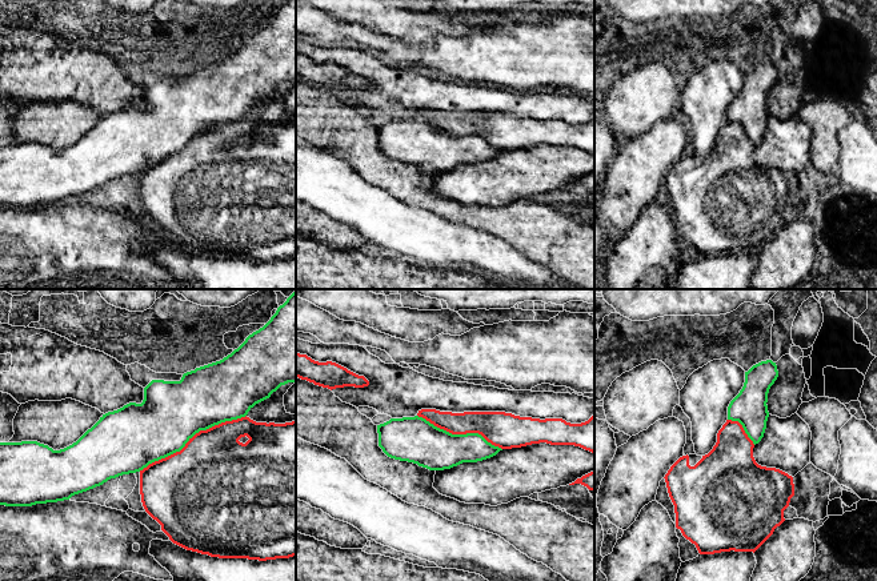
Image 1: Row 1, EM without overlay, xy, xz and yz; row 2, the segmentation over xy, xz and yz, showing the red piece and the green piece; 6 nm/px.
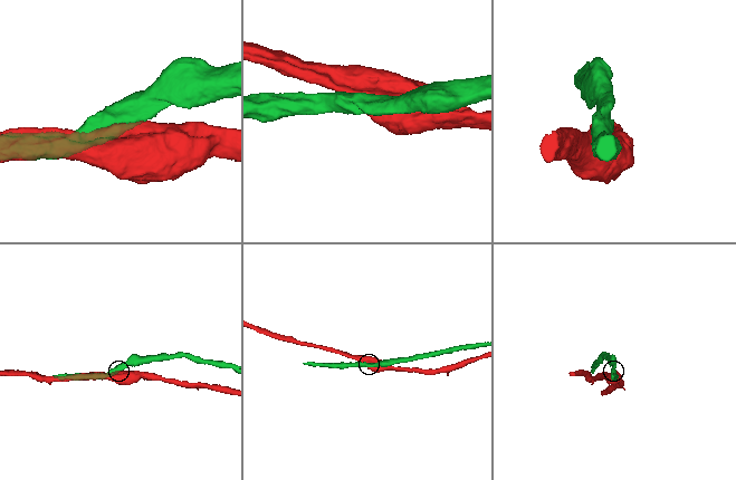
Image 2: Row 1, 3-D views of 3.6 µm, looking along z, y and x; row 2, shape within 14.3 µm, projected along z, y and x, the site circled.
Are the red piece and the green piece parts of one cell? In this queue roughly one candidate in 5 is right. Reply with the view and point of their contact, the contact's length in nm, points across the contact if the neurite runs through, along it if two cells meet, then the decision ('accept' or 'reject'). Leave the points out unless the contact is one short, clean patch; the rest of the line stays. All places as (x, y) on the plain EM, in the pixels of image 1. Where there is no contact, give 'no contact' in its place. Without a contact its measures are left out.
meets red in xy at (192, 139); contact 750 nm long; reject

